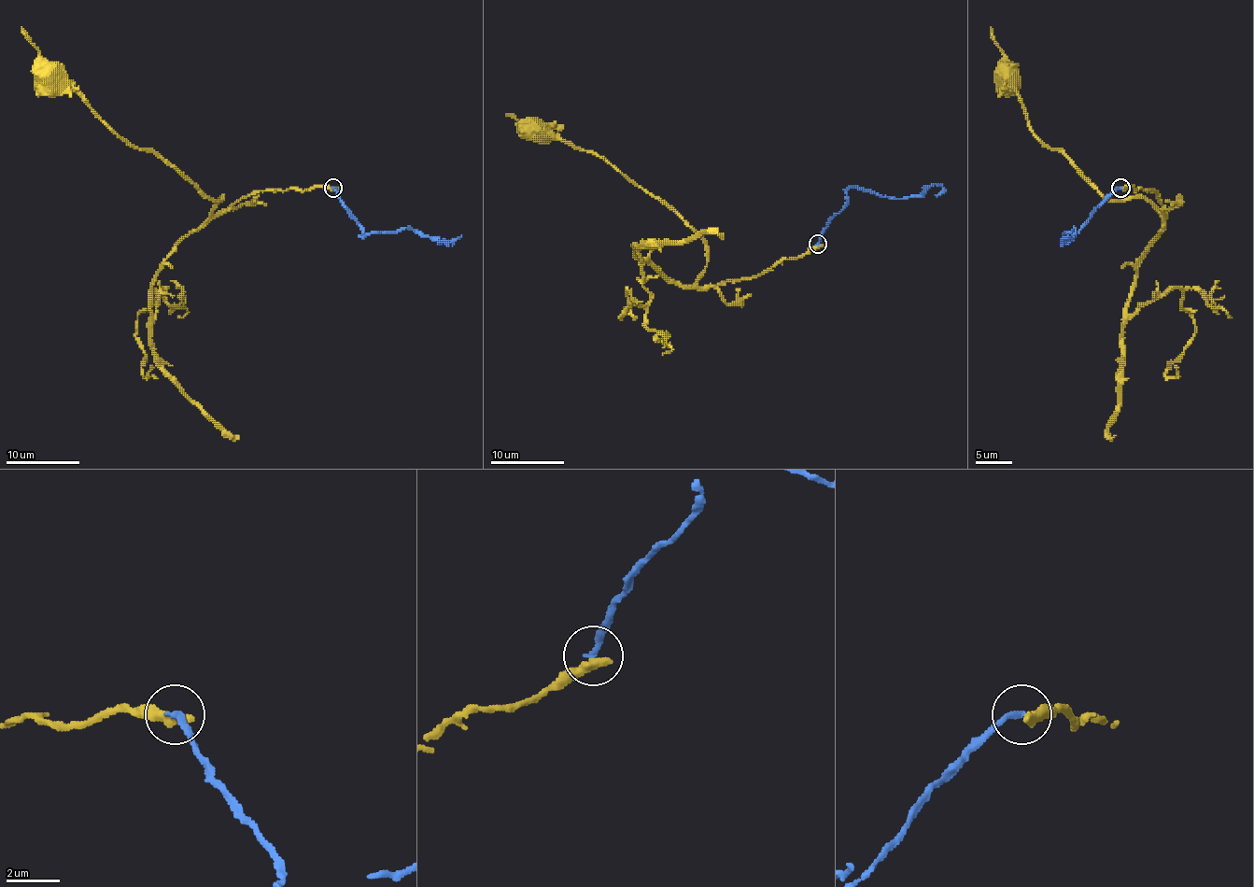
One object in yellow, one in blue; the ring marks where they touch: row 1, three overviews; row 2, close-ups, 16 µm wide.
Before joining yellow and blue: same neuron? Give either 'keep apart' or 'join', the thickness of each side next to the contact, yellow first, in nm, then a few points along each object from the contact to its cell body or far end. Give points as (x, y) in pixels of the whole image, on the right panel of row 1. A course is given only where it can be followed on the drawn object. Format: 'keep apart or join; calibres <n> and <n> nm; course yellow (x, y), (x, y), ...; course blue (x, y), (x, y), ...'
keep apart; calibres 480 and 220 nm; course yellow (1121, 187), (1154, 190), (1163, 215), (1143, 198), (1108, 200), (1061, 152), (1035, 133), (1025, 108), (1007, 84); course blue (1121, 187), (1101, 204), (1084, 224), (1066, 236), (1064, 233), (1076, 228), (1074, 236), (1061, 240), (1072, 240)

